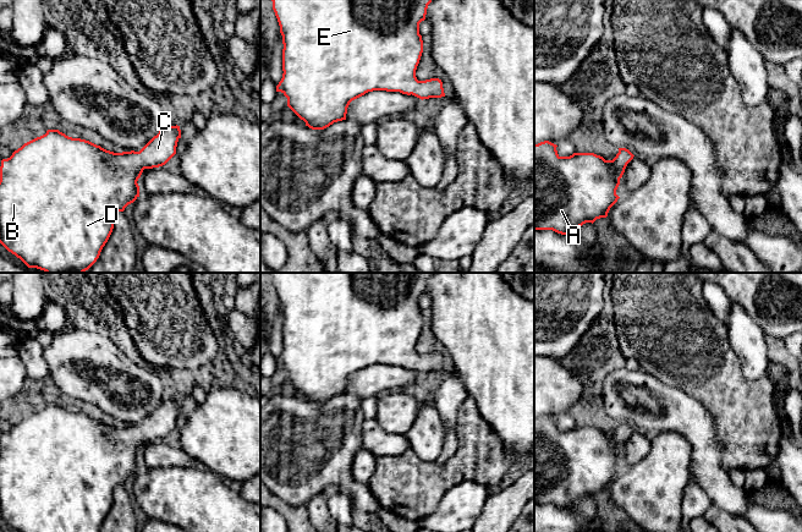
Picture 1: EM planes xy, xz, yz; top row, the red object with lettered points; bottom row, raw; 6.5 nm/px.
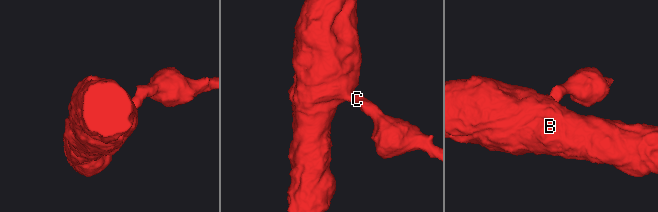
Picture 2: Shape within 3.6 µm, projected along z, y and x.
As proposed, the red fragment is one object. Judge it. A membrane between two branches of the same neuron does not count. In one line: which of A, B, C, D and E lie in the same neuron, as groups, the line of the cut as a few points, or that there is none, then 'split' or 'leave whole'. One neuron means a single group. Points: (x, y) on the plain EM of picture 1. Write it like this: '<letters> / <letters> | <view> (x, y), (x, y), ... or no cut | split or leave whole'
A B C D E | no cut | leave whole

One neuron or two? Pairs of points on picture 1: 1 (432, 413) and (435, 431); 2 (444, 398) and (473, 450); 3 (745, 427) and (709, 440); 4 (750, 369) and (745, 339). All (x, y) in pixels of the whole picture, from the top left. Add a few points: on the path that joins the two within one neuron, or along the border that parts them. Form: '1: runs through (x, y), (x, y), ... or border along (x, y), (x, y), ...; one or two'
1: runs through (432, 417), (432, 427); one
2: border along (468, 396), (459, 409), (455, 432); two
3: border along (707, 411), (721, 447), (723, 466); two
4: runs through (750, 362), (750, 346); one

